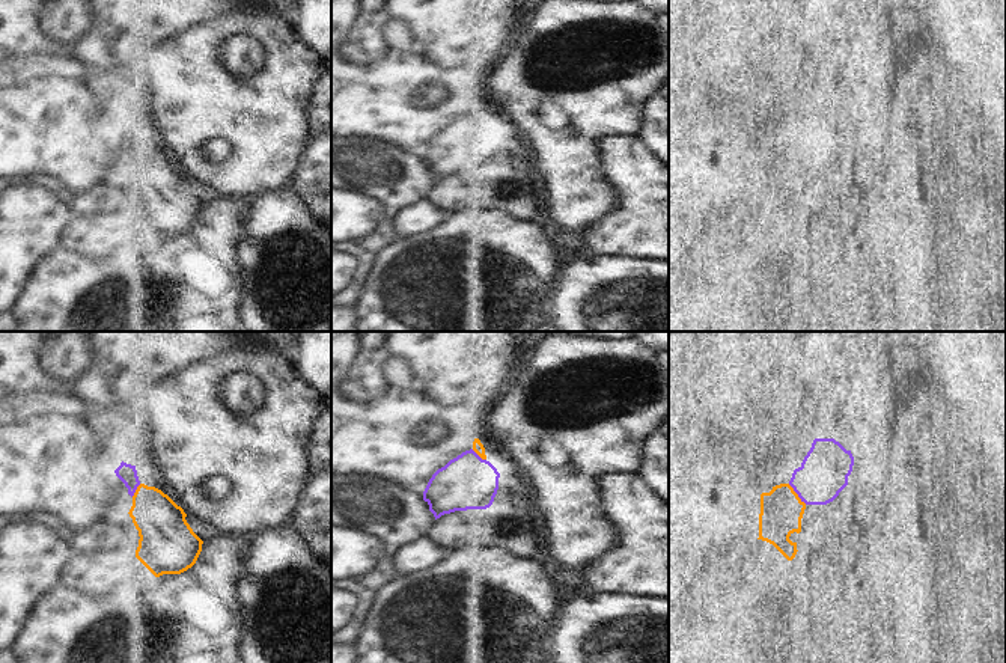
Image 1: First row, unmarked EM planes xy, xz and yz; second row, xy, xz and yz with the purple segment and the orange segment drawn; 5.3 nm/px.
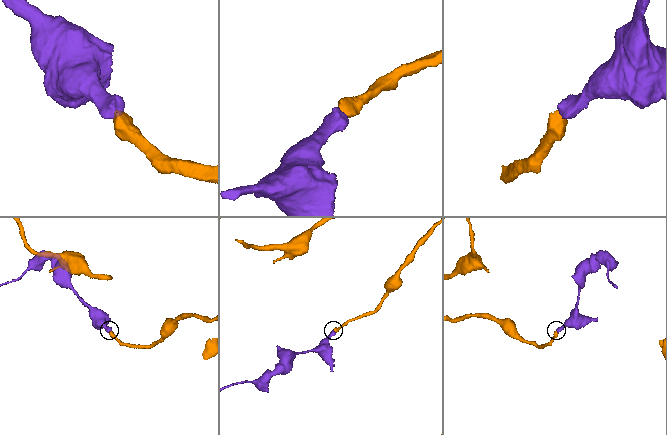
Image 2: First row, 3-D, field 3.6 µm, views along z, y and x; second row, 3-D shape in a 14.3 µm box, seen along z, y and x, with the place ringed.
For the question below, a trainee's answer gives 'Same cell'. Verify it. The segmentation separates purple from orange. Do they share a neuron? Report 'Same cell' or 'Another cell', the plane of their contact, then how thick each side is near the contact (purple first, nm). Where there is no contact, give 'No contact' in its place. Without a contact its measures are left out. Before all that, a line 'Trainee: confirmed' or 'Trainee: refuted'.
Trainee: confirmed
Same cell. Touches purple in yz. Thickness 260 nm (purple) against 220 nm.

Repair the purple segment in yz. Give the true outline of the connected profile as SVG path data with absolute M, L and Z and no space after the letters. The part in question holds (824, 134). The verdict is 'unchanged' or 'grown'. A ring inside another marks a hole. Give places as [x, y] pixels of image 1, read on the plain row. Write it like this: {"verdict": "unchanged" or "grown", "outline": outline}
{"verdict": "grown", "outline": "M815 101L788 146L761 157L759 200L773 206L788 223L797 217L789 199L801 194L807 167L827 167L848 148L854 119L834 101Z"}

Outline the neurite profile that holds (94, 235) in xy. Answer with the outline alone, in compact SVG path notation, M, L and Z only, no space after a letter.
M122 212L72 215L59 246L92 259L107 259L130 247L133 229L140 223Z

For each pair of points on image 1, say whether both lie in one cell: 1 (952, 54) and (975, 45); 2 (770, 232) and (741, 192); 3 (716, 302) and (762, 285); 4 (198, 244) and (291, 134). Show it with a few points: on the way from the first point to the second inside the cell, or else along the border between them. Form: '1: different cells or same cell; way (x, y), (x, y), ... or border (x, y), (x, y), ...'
1: same cell; way (958, 54), (969, 51)
2: different cells; border (758, 202), (746, 213)
3: same cell; way (728, 302), (746, 302), (750, 297)
4: different cells; border (219, 195), (253, 198)

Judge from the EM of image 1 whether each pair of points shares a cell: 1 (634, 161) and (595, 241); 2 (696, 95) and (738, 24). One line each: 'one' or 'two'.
1: one
2: two

